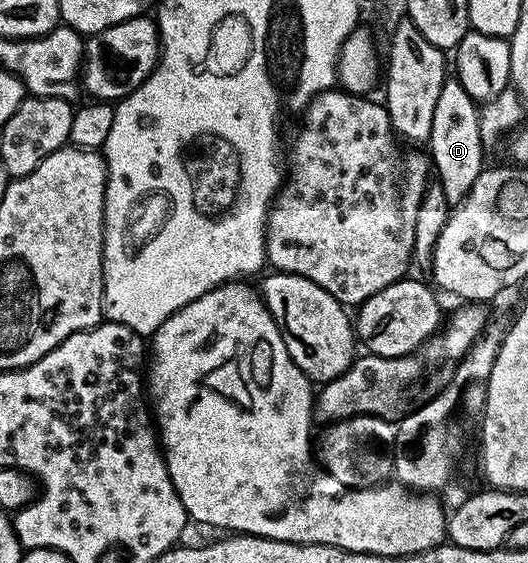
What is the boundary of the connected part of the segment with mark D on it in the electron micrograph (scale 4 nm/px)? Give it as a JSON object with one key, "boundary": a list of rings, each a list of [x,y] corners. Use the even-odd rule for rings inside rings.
{"boundary":[[[449,77],[441,85],[441,97],[437,97],[437,109],[433,109],[433,129],[425,144],[437,182],[441,185],[448,204],[454,205],[473,189],[473,181],[485,170],[479,120],[480,104],[465,93],[461,81]]]}

